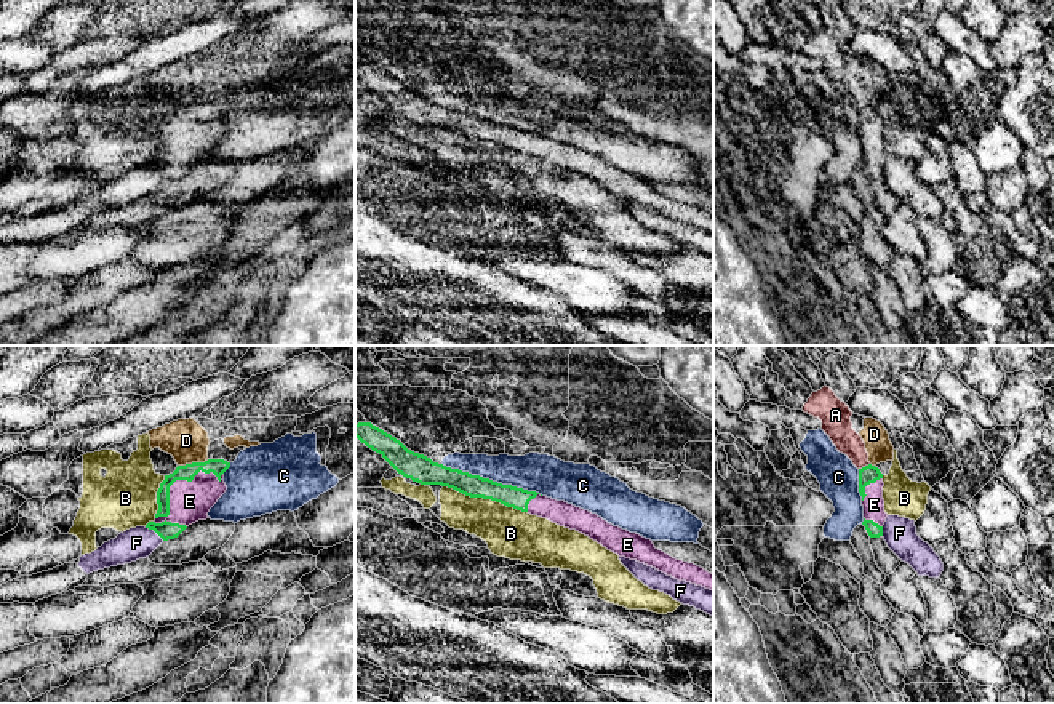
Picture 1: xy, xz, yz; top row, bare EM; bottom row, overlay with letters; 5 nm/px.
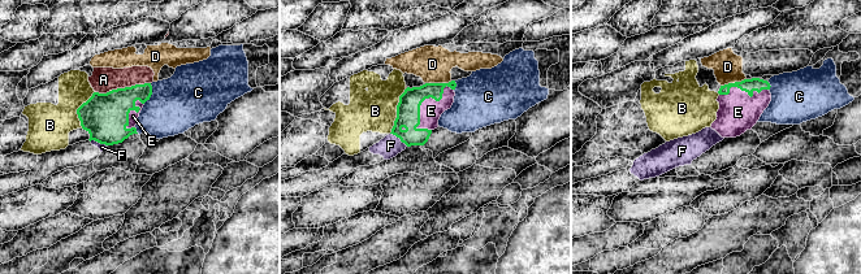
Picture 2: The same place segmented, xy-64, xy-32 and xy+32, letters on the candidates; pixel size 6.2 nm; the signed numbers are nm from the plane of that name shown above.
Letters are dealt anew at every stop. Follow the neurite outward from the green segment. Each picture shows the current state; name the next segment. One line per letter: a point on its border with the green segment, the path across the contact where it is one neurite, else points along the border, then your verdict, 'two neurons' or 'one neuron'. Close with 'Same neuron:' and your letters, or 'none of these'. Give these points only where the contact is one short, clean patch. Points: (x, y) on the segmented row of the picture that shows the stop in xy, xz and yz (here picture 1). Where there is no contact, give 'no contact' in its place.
A: contact yz (866, 466); two neurons
B: contact xz (485, 498); two neurons
C: contact xz (491, 480); two neurons
D: contact xy (192, 463); border xy (208, 460), (178, 466); two neurons
E: contact xy (175, 480); one neuron
F: contact xy (154, 530); border xy (144, 527), (163, 540); two neurons
Same neuron: E

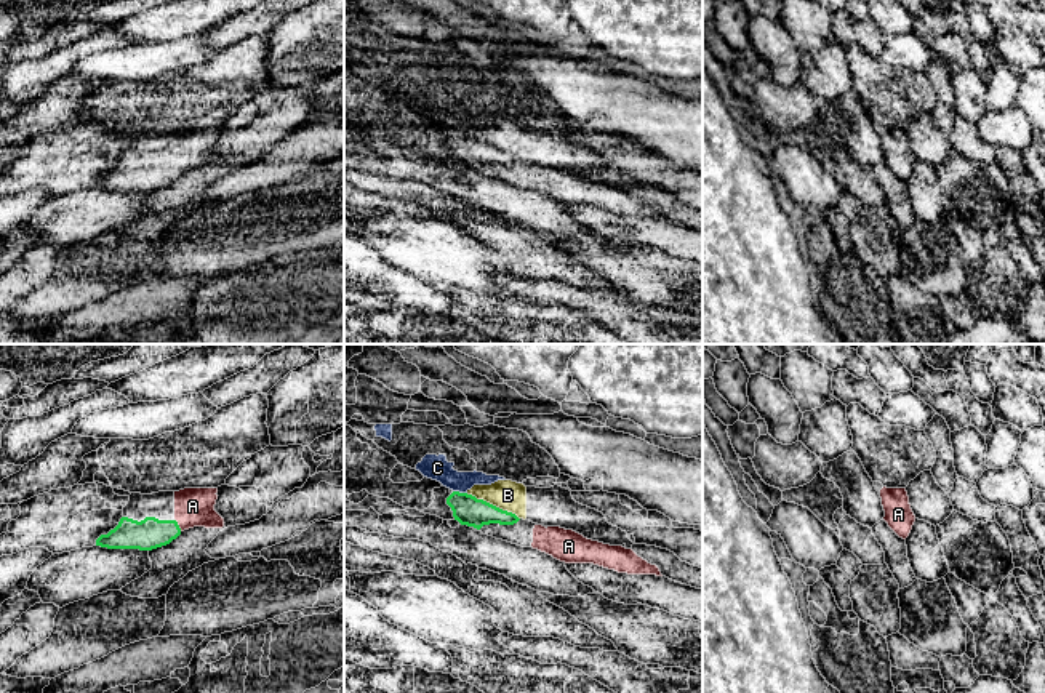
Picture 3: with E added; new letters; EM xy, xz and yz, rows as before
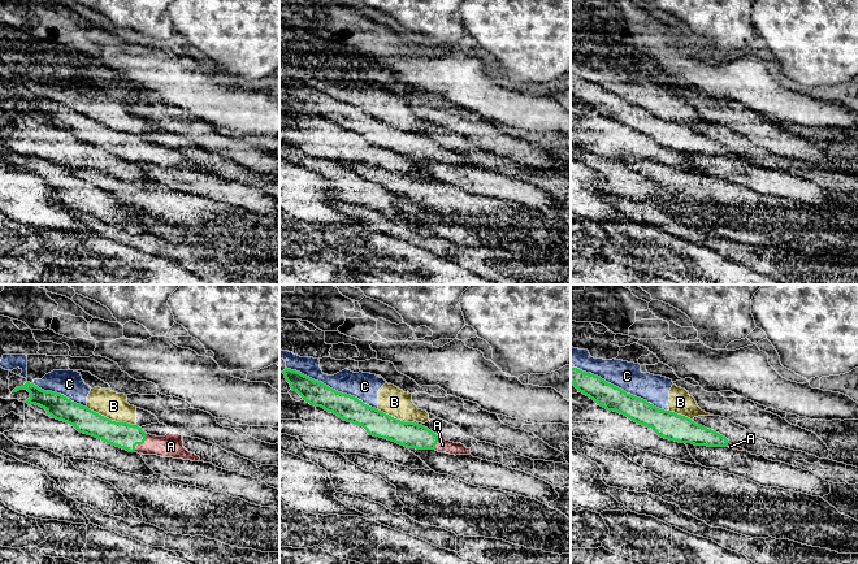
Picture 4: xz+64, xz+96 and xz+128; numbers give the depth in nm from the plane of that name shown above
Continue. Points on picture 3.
A: contact xy (178, 525); way xy (149, 533), (160, 533), (178, 525), (192, 506); one neuron
B: contact xz (492, 504); border xz (466, 493), (511, 511), (519, 519); two neurons
C: contact xz (458, 492); two neurons
Same neuron: A

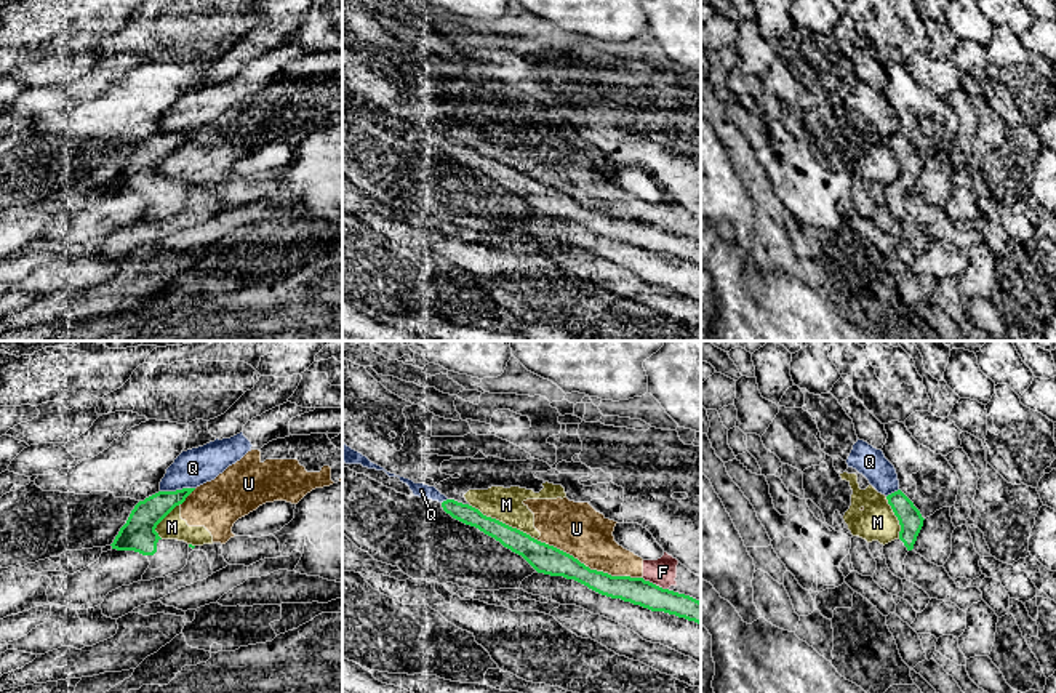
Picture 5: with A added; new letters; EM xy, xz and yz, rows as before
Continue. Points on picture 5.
F: contact xz (655, 584); border xz (642, 576), (668, 589); two neurons
M: contact xz (504, 524); two neurons
Q: contact xy (176, 490); two neurons
U: contact xz (588, 567); two neurons
Same neuron: none of these

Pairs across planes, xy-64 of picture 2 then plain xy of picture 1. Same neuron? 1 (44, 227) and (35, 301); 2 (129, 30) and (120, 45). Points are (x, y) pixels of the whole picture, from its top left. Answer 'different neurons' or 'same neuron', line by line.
1: different neurons
2: different neurons

